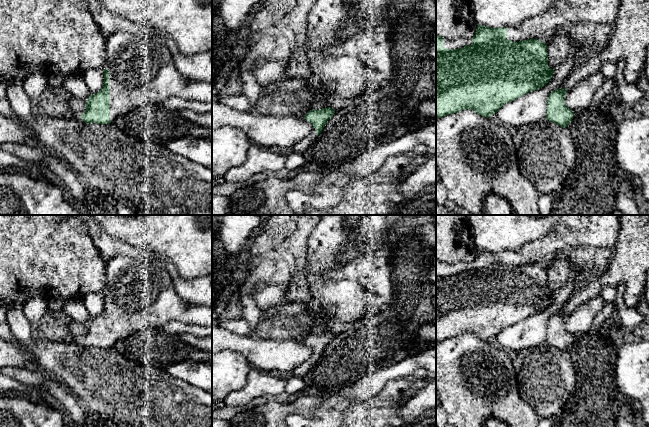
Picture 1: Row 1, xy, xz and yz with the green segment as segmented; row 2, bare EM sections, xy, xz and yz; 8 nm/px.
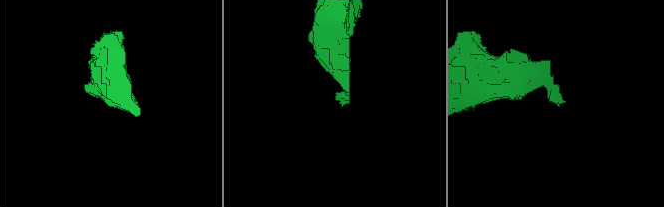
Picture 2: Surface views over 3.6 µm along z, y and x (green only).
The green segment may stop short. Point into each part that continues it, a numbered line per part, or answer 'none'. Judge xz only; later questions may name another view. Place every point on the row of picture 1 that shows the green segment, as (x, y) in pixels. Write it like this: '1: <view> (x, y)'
1: xz (302, 145)

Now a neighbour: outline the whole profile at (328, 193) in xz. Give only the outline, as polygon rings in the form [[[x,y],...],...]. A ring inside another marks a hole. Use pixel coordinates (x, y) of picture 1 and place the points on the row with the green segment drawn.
[[[436,123],[369,149],[345,166],[327,173],[313,193],[291,191],[286,197],[287,203],[295,215],[302,215],[308,208],[330,209],[341,201],[348,183],[373,174],[388,158],[406,154],[421,144],[428,146],[433,152],[436,151]]]

